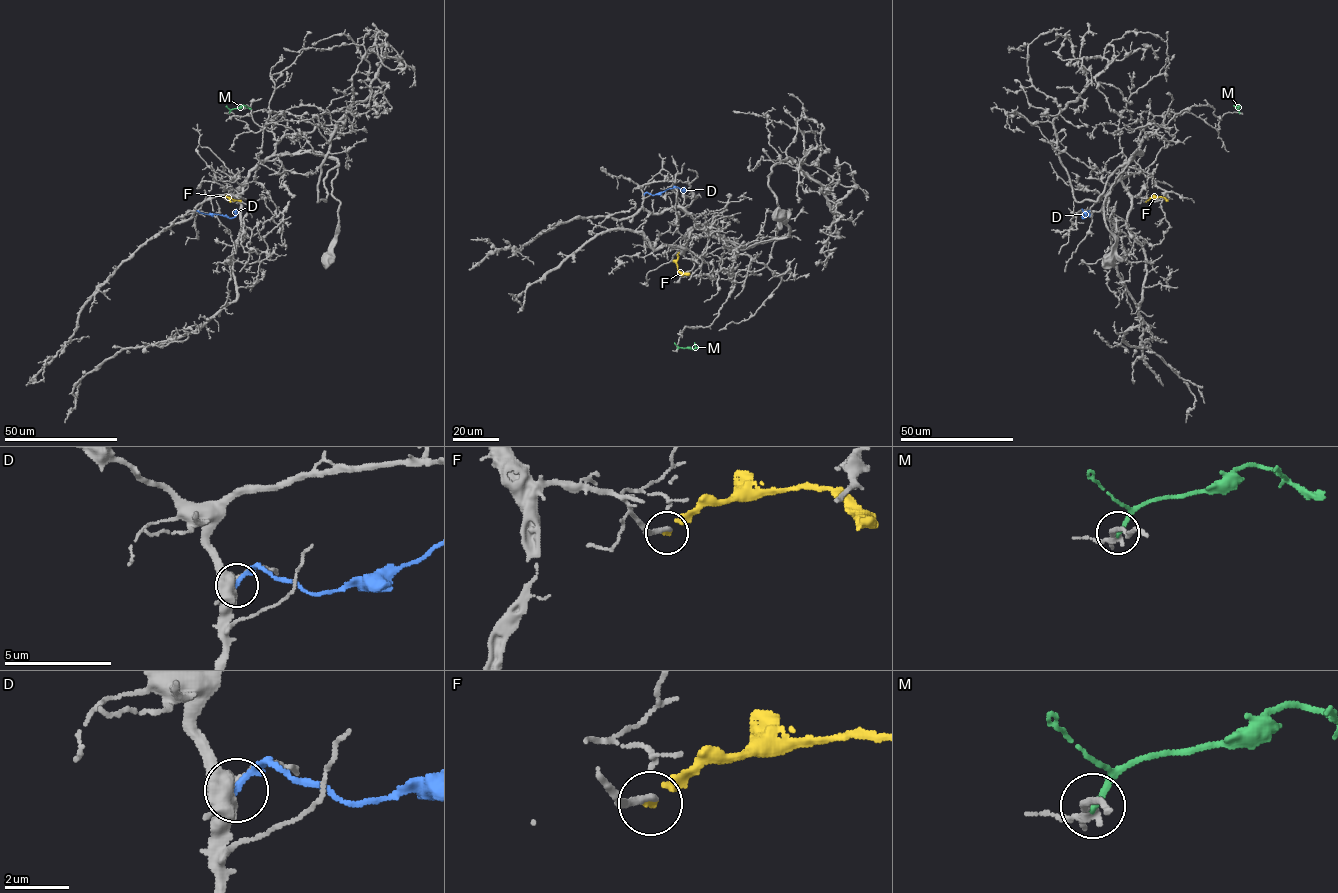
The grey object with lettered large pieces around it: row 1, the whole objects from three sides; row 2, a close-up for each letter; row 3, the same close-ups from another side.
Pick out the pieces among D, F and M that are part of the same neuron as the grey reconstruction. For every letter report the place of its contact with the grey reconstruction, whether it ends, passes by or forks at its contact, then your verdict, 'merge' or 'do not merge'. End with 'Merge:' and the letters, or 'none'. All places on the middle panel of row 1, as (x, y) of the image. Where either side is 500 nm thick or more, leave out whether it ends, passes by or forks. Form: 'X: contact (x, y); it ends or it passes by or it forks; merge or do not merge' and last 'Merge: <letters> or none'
D: contact (644, 194); do not merge
F: contact (678, 252); it ends; do not merge
M: contact (677, 348); it ends; do not merge
Merge: none

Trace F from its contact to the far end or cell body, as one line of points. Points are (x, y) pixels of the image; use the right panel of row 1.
F: (1146, 201), (1163, 197), (1165, 200)

